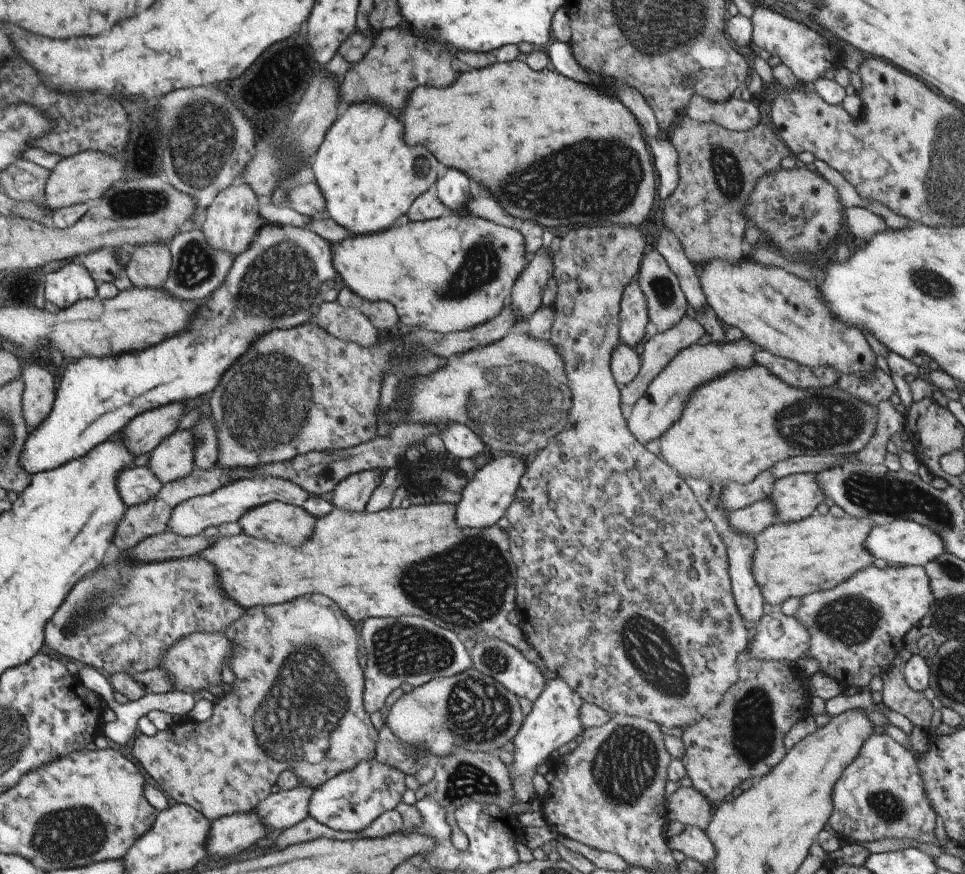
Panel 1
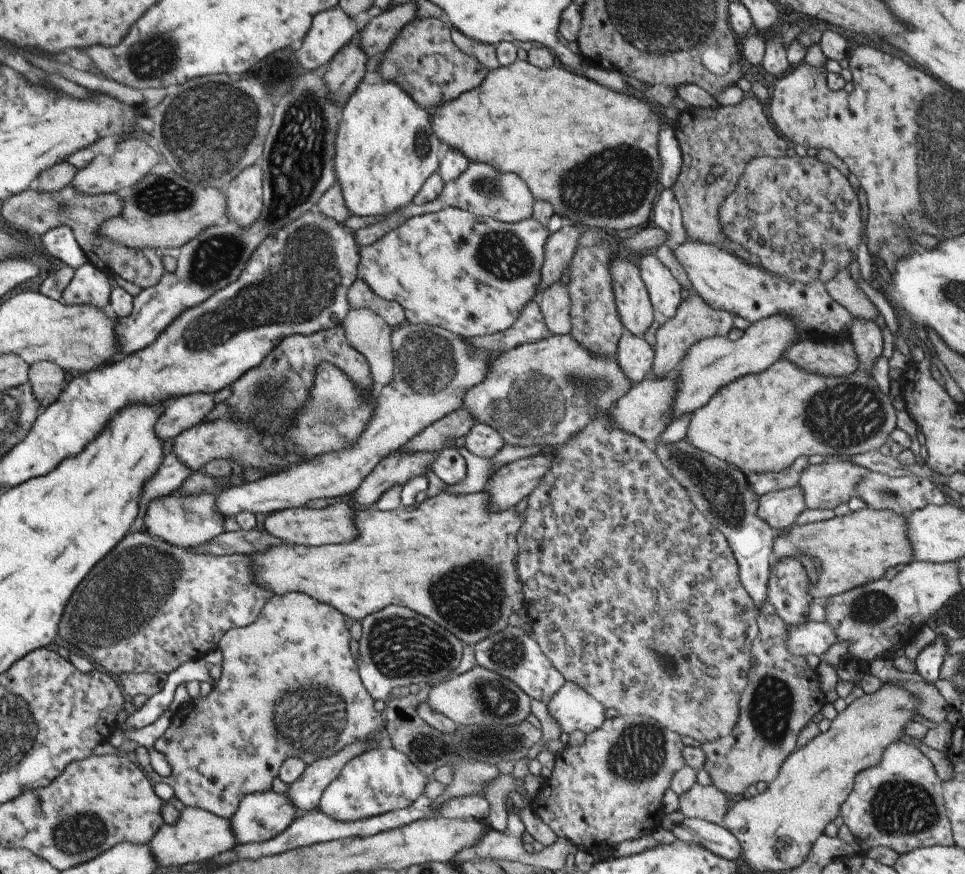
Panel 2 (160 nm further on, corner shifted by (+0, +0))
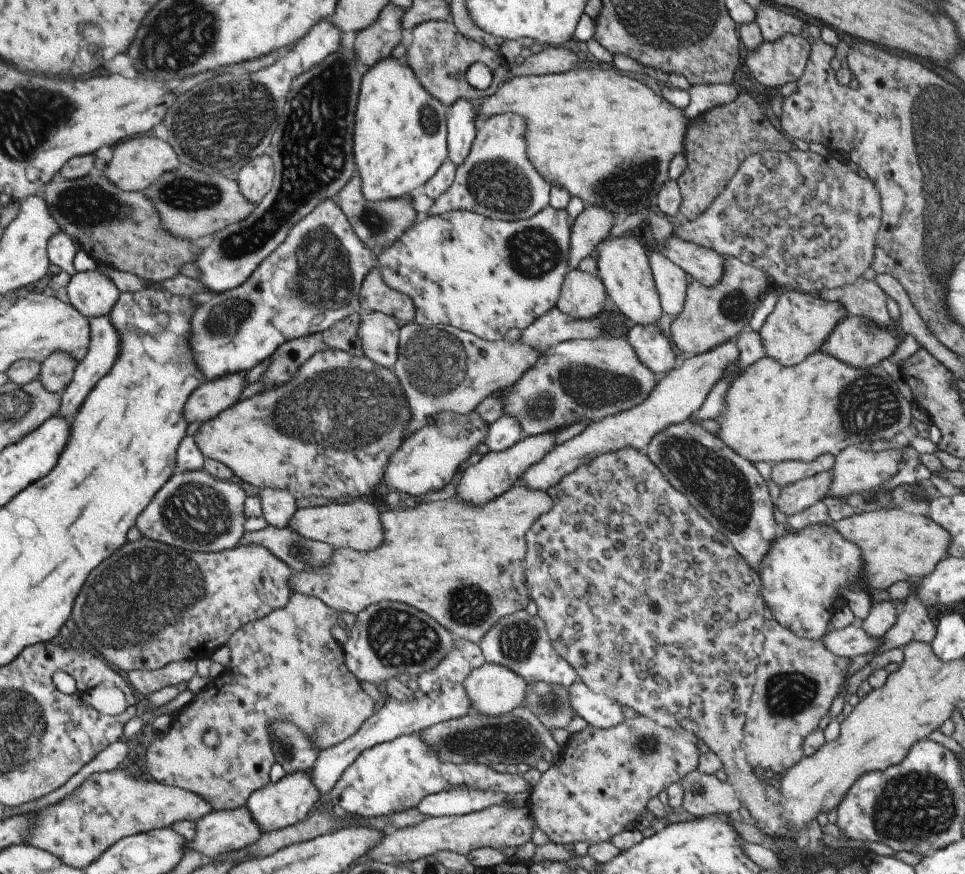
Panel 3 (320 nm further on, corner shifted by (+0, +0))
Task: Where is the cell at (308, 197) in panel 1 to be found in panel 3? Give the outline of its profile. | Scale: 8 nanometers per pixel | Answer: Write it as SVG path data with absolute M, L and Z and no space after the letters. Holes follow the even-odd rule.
M354 174L348 182L343 184L342 190L335 197L335 203L347 218L353 233L363 245L366 245L366 248L374 252L389 249L418 220L418 214L412 205L412 198L404 195L370 202L362 196L360 187L361 180L357 174Z

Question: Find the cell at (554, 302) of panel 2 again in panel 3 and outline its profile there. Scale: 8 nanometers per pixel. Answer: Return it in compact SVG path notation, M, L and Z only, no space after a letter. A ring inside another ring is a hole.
M576 268L566 273L555 308L575 319L593 319L608 303L598 278Z

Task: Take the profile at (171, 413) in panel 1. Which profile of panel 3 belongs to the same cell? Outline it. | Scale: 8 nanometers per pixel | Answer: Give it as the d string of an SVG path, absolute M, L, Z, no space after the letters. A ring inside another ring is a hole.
M242 371L207 380L187 398L183 416L187 416L187 423L208 422L237 403L245 386L245 373Z

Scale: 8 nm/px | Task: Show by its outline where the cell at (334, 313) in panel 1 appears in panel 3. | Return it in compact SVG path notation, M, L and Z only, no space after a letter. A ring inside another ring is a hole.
M378 311L359 313L360 322L357 328L357 337L363 355L376 365L393 369L399 352L399 326L395 324L392 317Z

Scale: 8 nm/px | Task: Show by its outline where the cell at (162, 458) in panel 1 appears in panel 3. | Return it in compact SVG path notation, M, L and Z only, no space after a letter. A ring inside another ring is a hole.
M323 350L315 352L303 365L299 366L297 373L280 385L269 387L263 392L257 393L247 400L234 403L230 408L219 412L218 416L211 418L208 422L201 424L194 435L194 442L203 454L203 457L214 459L220 464L227 466L234 476L237 476L243 484L257 488L277 488L277 490L287 490L295 499L317 496L329 498L329 500L339 500L339 498L358 499L359 496L367 496L376 491L376 487L383 480L383 470L387 466L389 456L395 453L401 446L404 438L406 425L410 422L411 414L406 402L401 386L397 381L392 369L387 369L376 365L367 356L353 357L341 350Z

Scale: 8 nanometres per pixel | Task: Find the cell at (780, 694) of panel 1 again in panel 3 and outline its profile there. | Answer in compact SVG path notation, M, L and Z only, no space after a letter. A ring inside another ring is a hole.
M764 620L762 623L762 652L758 655L755 668L755 681L751 692L743 726L741 750L745 762L753 770L756 766L762 770L770 770L773 775L783 774L793 767L802 756L803 738L817 729L819 720L828 714L831 701L841 690L846 695L845 672L849 659L843 659L828 652L821 639L806 640L798 638L782 628L774 620Z

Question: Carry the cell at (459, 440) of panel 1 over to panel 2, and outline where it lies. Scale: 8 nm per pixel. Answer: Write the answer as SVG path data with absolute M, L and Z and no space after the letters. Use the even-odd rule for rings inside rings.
M476 423L463 437L465 440L463 448L483 459L495 458L499 450L505 446L499 432L485 424Z

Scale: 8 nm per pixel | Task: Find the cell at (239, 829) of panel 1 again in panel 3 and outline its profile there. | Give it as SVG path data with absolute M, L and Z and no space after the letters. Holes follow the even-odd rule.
M296 771L286 774L275 784L270 783L268 786L254 791L246 799L244 806L248 808L251 819L256 822L263 834L301 822L314 809L319 797L320 793L312 784L310 774L307 771Z

